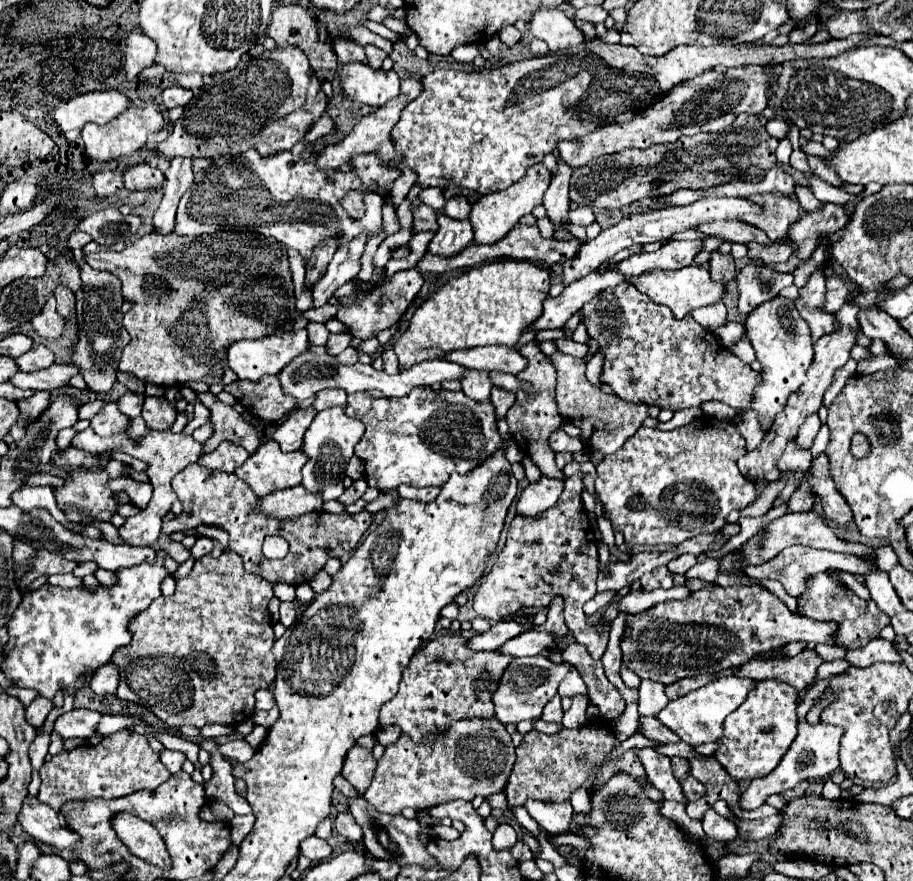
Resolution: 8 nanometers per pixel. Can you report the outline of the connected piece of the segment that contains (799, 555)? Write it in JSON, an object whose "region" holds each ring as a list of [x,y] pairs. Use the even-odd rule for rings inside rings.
{"region":[[[790,546],[784,552],[780,552],[776,558],[760,564],[760,566],[748,566],[744,568],[746,576],[754,578],[754,580],[764,580],[764,578],[776,578],[782,582],[782,586],[786,588],[786,592],[794,598],[800,596],[800,592],[804,592],[804,584],[808,582],[808,576],[814,576],[816,572],[826,572],[826,570],[844,570],[844,572],[852,572],[852,574],[864,574],[868,572],[868,568],[876,568],[874,560],[866,560],[860,556],[852,556],[852,554],[838,554],[838,552],[828,552],[828,550],[818,550],[818,548],[804,548],[804,546]]]}

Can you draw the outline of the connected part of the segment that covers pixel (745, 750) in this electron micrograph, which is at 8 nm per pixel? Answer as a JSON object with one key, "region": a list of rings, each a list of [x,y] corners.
{"region":[[[761,680],[748,694],[744,704],[736,708],[724,722],[724,738],[720,740],[720,750],[714,752],[714,758],[728,770],[736,780],[752,780],[770,774],[792,740],[796,738],[796,696],[790,684],[777,680]]]}

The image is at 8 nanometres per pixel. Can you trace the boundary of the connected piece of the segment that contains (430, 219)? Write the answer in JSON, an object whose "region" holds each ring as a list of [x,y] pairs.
{"region":[[[420,204],[420,206],[412,208],[412,214],[414,214],[414,232],[438,230],[434,208],[430,208],[430,206],[426,206],[426,204]]]}

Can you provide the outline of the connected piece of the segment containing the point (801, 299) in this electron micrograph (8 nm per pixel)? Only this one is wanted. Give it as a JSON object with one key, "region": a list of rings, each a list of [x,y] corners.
{"region":[[[820,266],[816,272],[810,274],[808,282],[800,288],[800,296],[794,300],[800,318],[806,320],[806,324],[810,326],[814,342],[824,334],[832,334],[836,326],[836,316],[824,312],[824,300],[826,300],[826,274],[824,268]]]}

